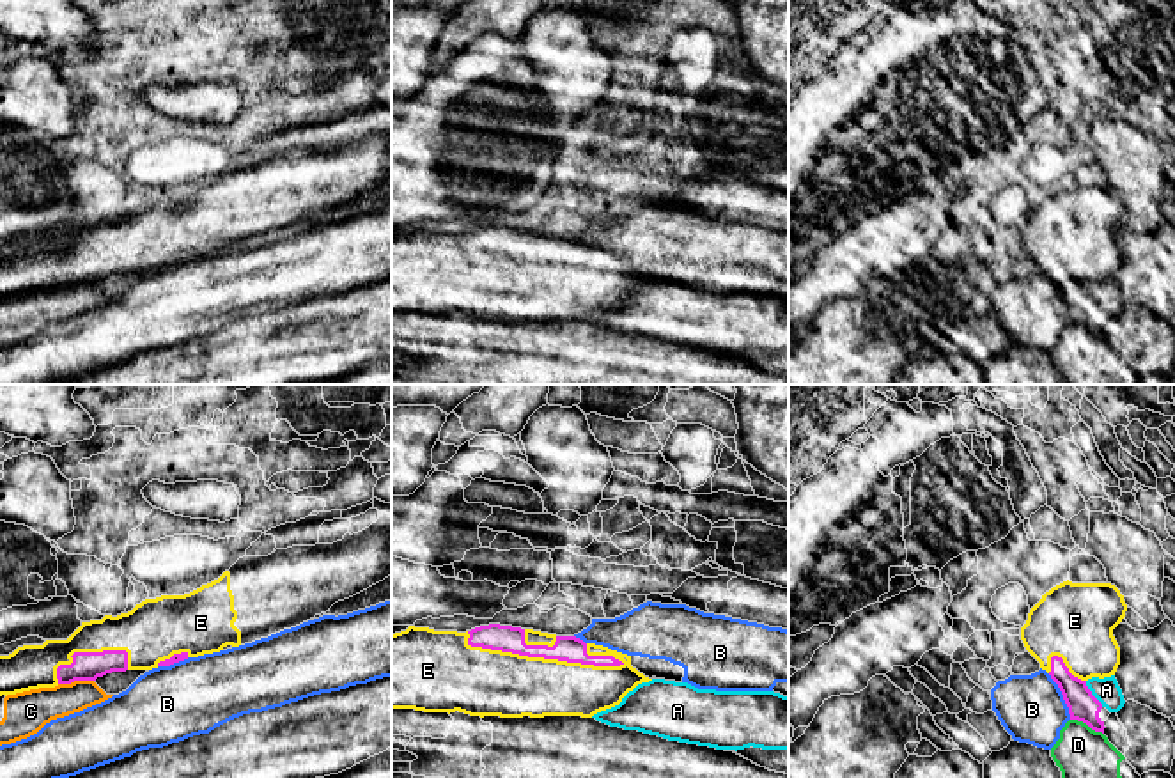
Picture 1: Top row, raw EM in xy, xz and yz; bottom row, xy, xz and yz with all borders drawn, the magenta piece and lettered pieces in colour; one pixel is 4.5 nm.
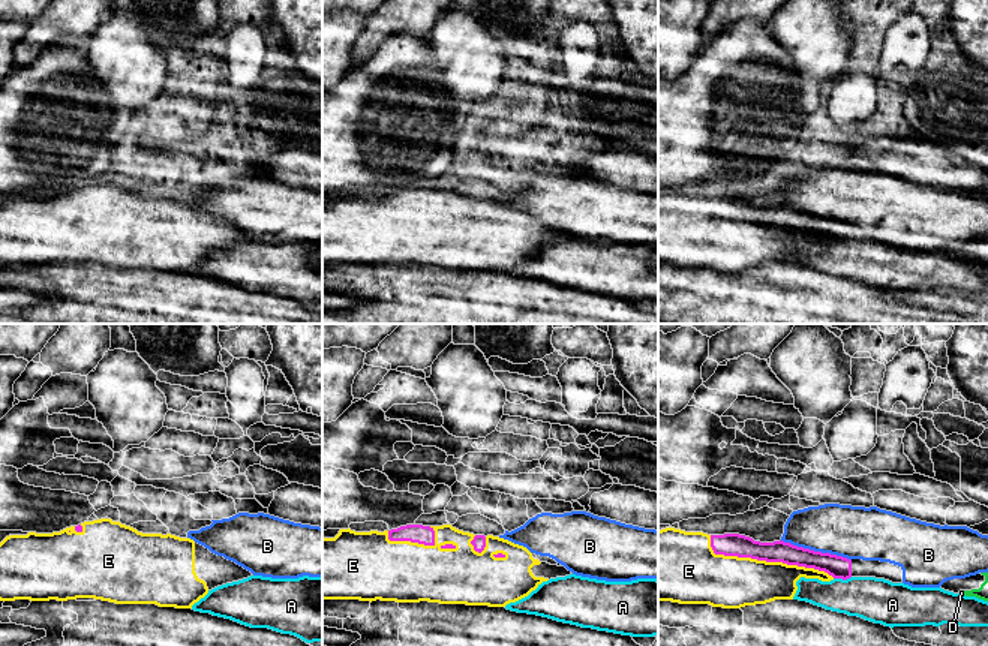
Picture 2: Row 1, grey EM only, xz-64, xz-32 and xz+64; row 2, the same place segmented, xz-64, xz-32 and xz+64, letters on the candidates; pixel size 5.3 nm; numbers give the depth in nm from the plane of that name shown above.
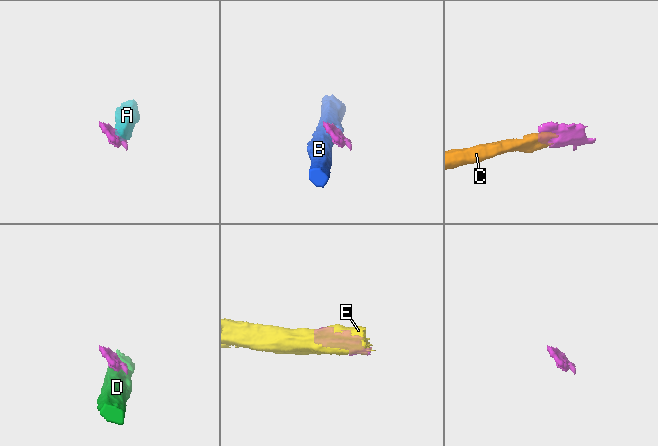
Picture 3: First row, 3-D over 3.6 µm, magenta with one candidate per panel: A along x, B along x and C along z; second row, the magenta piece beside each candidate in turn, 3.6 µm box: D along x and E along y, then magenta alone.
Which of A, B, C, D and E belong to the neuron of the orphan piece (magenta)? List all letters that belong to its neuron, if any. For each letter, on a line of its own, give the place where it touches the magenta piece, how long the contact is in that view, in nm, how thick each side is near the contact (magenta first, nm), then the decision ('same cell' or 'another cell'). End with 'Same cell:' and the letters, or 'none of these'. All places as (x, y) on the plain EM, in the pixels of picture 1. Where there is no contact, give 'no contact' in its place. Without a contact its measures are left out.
A: yz (1090, 296) | 150 nm | 140/120 nm | same cell
B: yz (1064, 300) | 240 nm | 140/300 nm | another cell
C: xy (75, 282) | 160 nm | 130/180 nm | same cell
D: yz (1087, 326) | 170 nm | 140/280 nm | another cell
E: xz (541, 259) | 750 nm | 120/300 nm | another cell
Same cell: A, C

